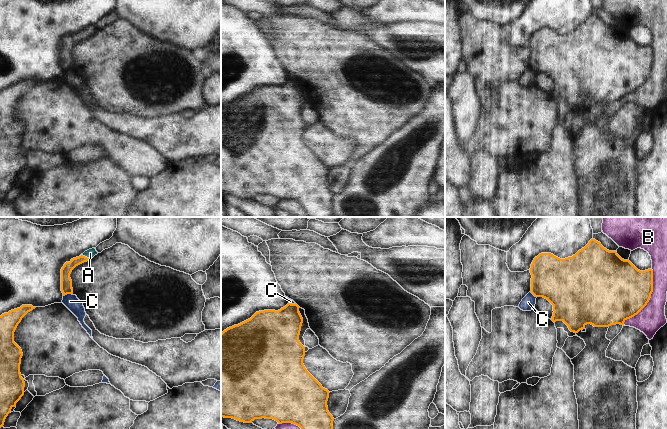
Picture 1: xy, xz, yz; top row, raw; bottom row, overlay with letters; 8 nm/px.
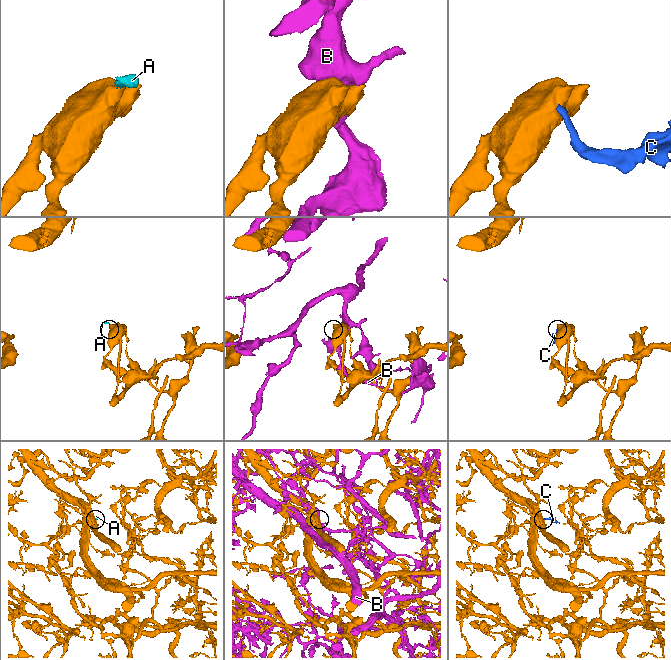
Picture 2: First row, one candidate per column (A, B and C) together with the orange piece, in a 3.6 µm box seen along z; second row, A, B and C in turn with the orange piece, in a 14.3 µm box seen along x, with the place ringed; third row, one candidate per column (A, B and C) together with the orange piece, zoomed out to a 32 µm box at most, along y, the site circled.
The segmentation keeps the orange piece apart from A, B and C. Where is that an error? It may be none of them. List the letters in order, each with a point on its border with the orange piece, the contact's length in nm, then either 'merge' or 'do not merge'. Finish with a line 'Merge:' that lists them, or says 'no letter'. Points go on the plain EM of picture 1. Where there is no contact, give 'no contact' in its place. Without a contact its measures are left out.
A: meets orange in xy at (84, 32); contact 80 nm long; merge
B: meets orange in yz at (650, 73); contact 500 nm long; do not merge
C: meets orange in xy at (67, 69); contact 80 nm long; do not merge
Merge: A

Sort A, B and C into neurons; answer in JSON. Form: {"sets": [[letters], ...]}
{"sets": [["A"], ["B"], ["C"]]}

